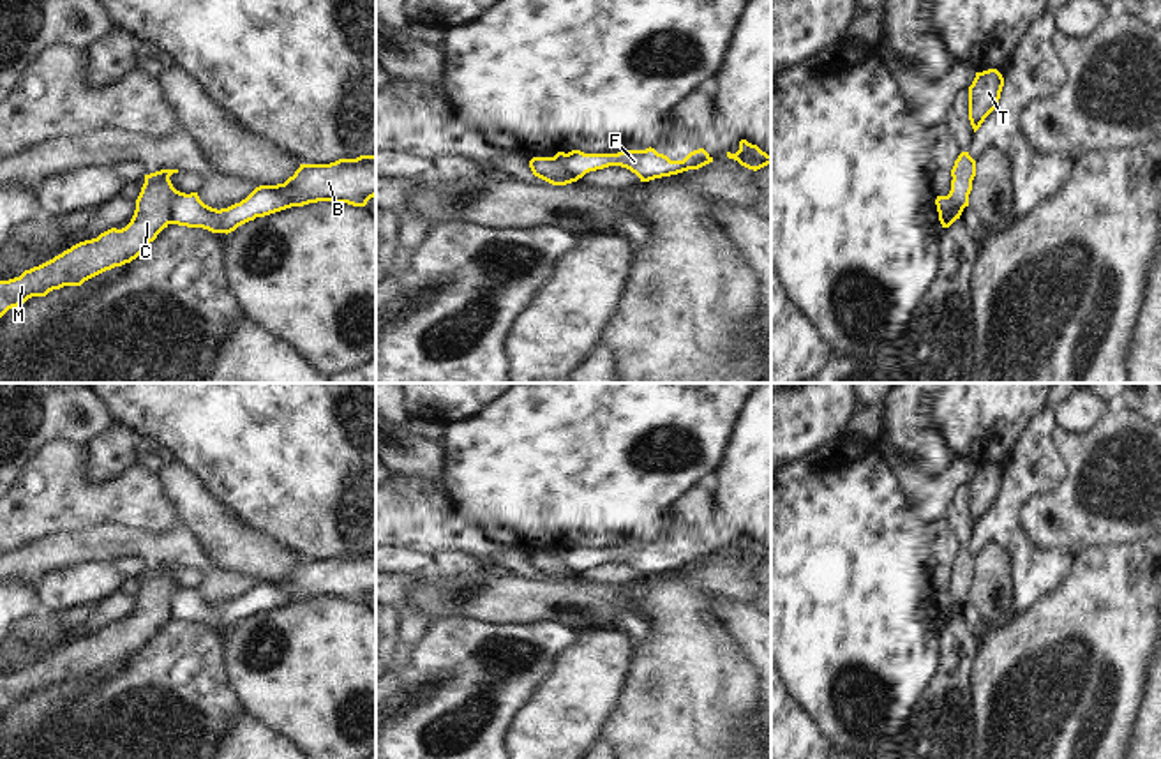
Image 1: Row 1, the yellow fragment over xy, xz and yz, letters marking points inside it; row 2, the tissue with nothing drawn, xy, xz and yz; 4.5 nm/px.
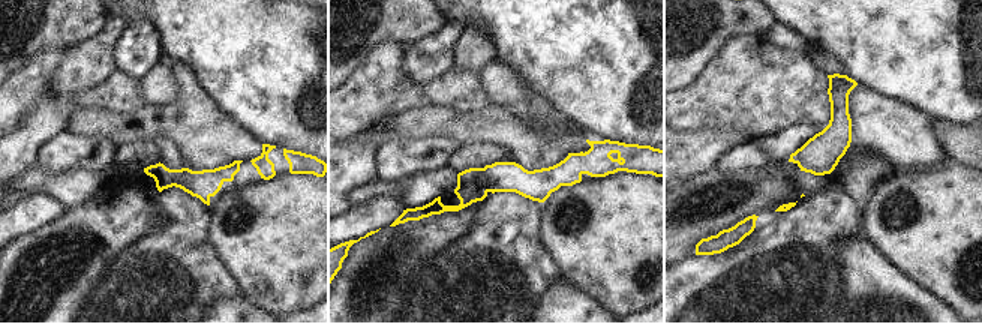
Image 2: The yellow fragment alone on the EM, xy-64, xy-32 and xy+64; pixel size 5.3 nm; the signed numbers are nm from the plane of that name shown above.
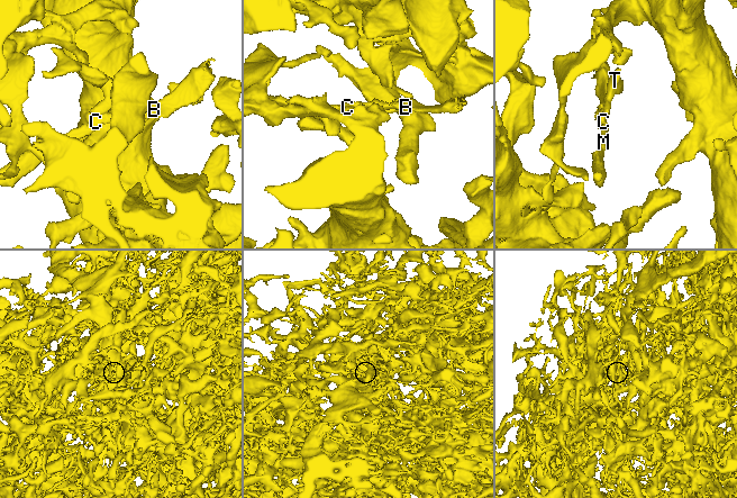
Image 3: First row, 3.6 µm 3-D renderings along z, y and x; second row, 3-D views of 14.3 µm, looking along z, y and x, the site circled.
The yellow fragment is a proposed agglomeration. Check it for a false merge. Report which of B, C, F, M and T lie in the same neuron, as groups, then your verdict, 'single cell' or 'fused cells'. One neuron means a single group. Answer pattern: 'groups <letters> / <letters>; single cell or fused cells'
groups B F / C M T; fused cells

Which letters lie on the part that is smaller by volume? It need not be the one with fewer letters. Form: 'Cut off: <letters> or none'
Cut off: B, F

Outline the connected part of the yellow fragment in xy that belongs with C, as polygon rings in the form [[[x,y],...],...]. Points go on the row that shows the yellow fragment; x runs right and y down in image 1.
[[[178,169],[145,175],[134,215],[125,228],[111,228],[25,270],[19,277],[0,281],[0,318],[32,297],[46,297],[64,286],[81,286],[106,270],[136,259],[169,224],[171,199],[180,194],[169,180],[173,173]]]

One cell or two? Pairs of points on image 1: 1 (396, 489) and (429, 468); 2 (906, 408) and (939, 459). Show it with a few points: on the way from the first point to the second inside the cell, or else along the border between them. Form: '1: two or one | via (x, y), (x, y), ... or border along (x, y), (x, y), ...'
1: two | border along (394, 472), (429, 482), (449, 502)
2: one | via (911, 420), (911, 428), (930, 447)

